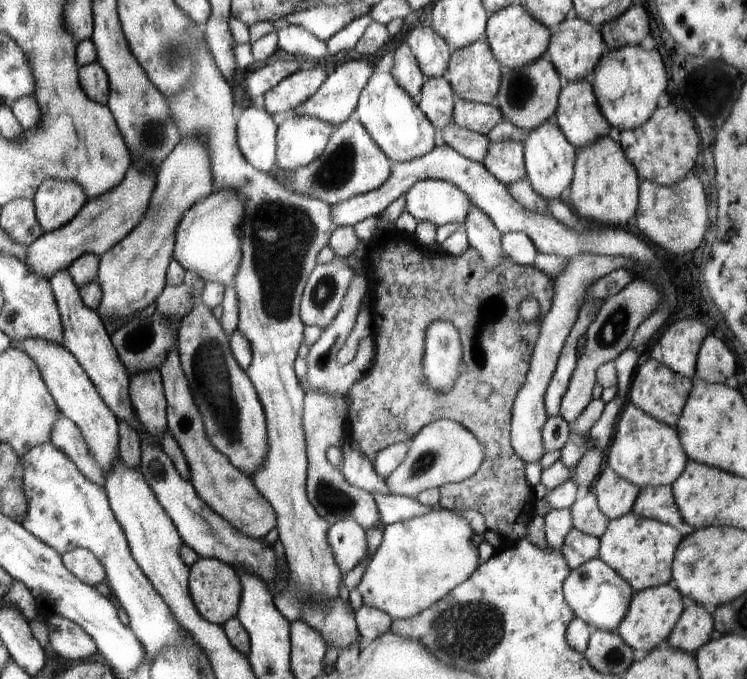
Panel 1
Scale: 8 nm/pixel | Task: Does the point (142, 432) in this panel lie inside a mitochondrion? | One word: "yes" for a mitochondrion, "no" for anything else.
no

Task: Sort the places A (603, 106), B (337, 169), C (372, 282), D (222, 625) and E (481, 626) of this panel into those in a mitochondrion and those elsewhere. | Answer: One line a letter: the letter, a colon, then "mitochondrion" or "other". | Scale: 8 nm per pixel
A: other
B: mitochondrion
C: other
D: other
E: mitochondrion

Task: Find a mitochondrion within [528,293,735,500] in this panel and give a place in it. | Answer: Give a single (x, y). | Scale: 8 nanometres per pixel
(609, 332)

